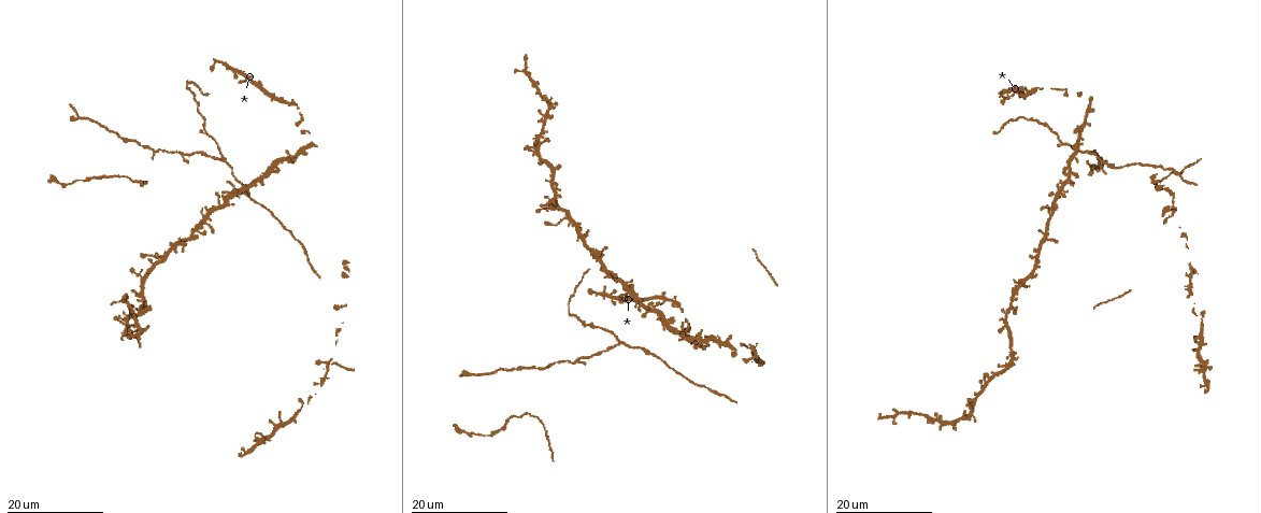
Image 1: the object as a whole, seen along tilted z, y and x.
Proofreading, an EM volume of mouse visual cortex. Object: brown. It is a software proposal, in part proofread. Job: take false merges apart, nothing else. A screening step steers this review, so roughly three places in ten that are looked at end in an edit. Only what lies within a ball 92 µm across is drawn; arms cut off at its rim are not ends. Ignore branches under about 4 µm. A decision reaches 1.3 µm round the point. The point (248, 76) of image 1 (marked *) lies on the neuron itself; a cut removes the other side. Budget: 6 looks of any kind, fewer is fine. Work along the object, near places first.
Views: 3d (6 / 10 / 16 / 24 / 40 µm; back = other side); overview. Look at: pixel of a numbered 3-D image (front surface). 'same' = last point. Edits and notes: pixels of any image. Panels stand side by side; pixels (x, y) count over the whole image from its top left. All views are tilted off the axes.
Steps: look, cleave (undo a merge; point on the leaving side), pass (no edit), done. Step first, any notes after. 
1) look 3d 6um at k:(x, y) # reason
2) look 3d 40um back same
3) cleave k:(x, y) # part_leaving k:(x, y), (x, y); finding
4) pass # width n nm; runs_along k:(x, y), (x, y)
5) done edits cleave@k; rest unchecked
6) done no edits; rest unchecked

look 3d 16um at 1:(503, 369) # thin neck

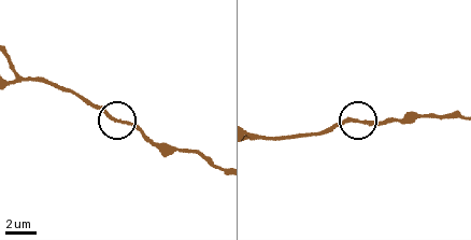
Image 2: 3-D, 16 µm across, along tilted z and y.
look 3d 6um at 2:(362, 124)

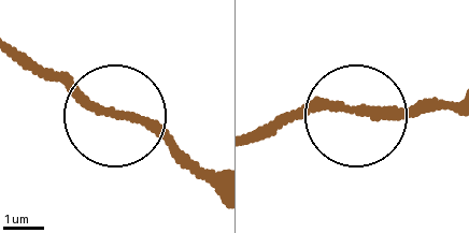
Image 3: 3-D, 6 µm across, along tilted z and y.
pass # width 200 nm; one neuron here

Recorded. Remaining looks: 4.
look 3d 24um at 1:(226, 161) # three arms meet

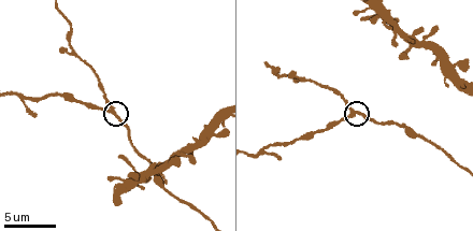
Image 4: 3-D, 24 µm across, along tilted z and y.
look 3d 10um at 4:(109, 111)

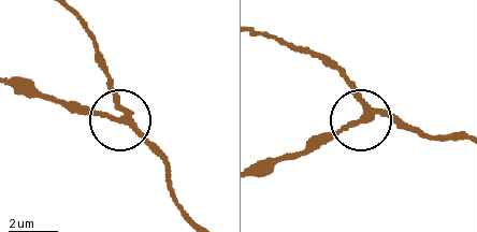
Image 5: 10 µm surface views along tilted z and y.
pass # runs_along 5:(273, 39), (335, 70), (362, 111), (293, 154); continuous, no second neuron

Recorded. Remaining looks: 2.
look 3d 24um at 1:(565, 218) # thin arm on a thick one

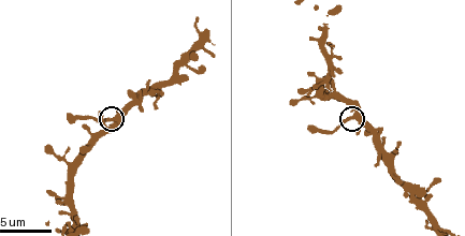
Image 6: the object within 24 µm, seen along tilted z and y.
look 3d 6um at 6:(111, 117) # closer look

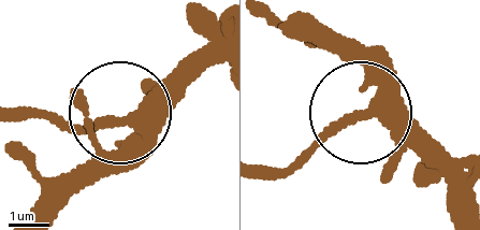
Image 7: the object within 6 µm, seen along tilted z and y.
pass # width 330 nm; all the same neuron

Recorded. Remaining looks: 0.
done no edits; rest unchecked

